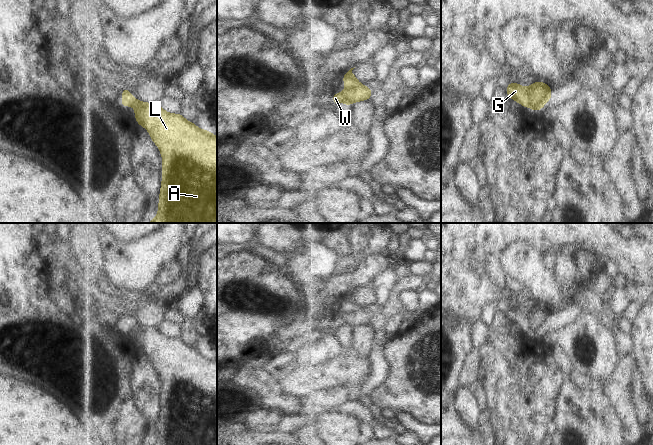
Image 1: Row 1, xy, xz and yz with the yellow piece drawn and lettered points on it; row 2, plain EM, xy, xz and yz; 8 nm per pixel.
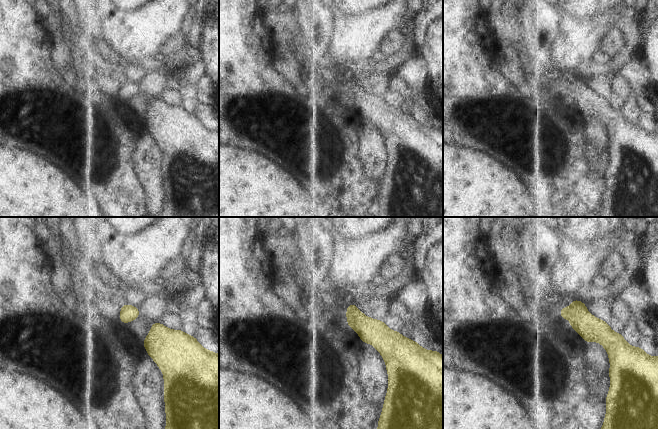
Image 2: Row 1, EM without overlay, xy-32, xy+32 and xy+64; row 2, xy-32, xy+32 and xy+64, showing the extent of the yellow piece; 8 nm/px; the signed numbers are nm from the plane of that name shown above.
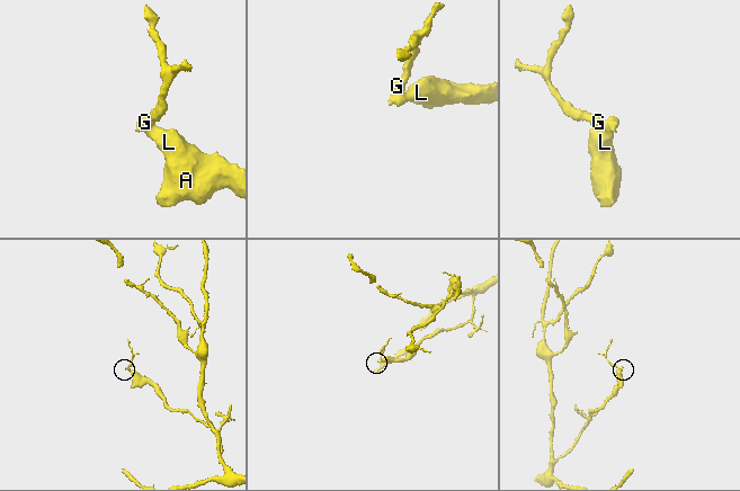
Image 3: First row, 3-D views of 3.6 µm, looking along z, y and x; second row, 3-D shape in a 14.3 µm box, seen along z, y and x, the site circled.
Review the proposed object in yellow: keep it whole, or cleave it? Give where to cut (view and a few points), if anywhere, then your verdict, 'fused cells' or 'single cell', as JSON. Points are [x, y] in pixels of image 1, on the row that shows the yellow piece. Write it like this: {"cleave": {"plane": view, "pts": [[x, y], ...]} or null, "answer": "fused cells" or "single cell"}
{"cleave": {"plane": "yz", "pts": [[526, 88], [526, 101], [528, 105]]}, "answer": "fused cells"}

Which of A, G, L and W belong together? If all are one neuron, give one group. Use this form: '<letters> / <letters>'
A L W / G

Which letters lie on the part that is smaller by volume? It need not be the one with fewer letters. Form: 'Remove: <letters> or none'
Remove: G

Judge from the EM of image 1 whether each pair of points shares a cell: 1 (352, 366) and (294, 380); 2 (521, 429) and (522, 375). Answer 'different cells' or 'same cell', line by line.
1: same cell
2: same cell

